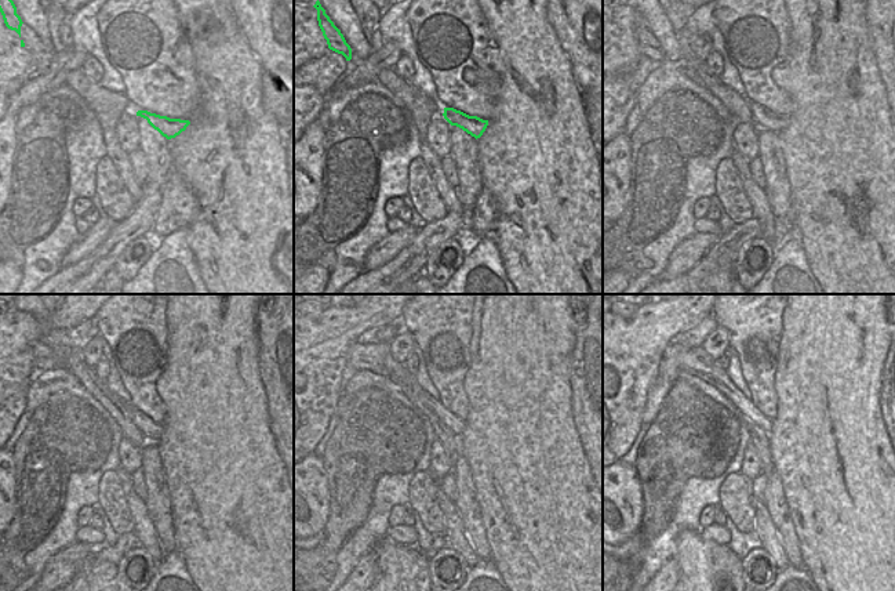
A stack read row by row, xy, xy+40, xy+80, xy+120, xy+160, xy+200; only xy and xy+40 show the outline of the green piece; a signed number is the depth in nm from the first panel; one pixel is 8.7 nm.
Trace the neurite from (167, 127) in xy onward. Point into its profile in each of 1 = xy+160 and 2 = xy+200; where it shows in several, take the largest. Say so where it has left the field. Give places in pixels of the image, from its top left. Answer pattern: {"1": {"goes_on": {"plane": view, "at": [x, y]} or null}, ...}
{"1": {"goes_on": {"plane": "xy+160", "at": [375, 356]}}, "2": {"goes_on": {"plane": "xy+200", "at": [695, 362]}}}

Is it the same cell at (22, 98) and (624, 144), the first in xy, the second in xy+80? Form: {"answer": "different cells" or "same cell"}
{"answer": "same cell"}

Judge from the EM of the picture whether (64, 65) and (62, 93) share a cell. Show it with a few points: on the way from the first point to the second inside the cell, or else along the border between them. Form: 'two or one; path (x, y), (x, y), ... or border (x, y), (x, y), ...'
two; border (64, 82), (44, 93), (35, 102)

